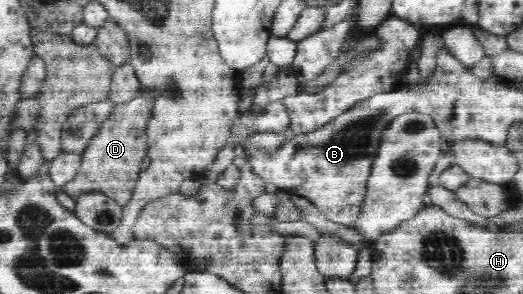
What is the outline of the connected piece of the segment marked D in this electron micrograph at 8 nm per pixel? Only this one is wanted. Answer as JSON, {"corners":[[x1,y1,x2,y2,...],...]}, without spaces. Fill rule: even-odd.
{"corners":[[150,84,142,86,132,100,115,105,112,115,102,122,97,135,93,136,81,154,81,165,76,176,60,186,60,194,71,198,86,192,100,191,116,200,118,204,126,204,133,196,142,170,140,164,150,148,147,130,154,114,156,98,158,98,156,85]]}

